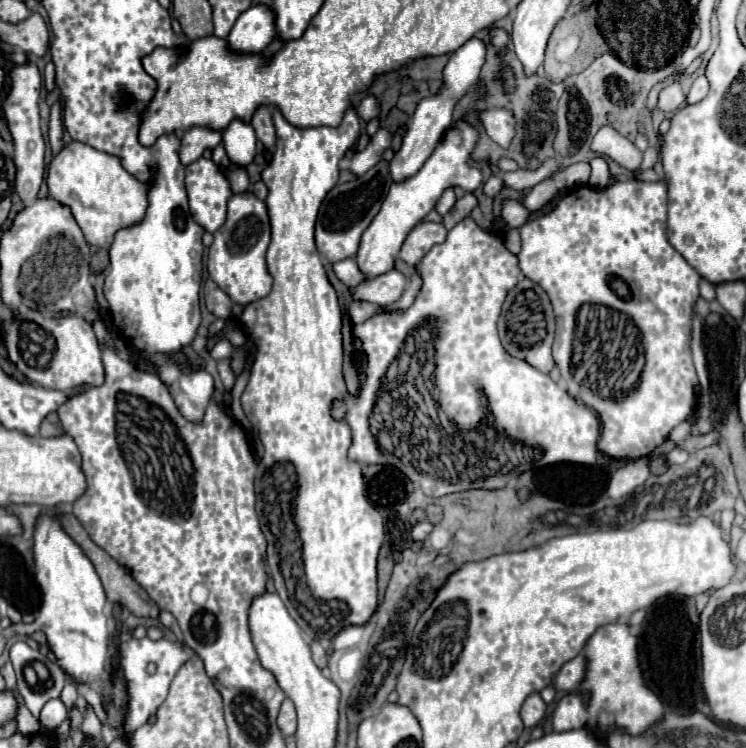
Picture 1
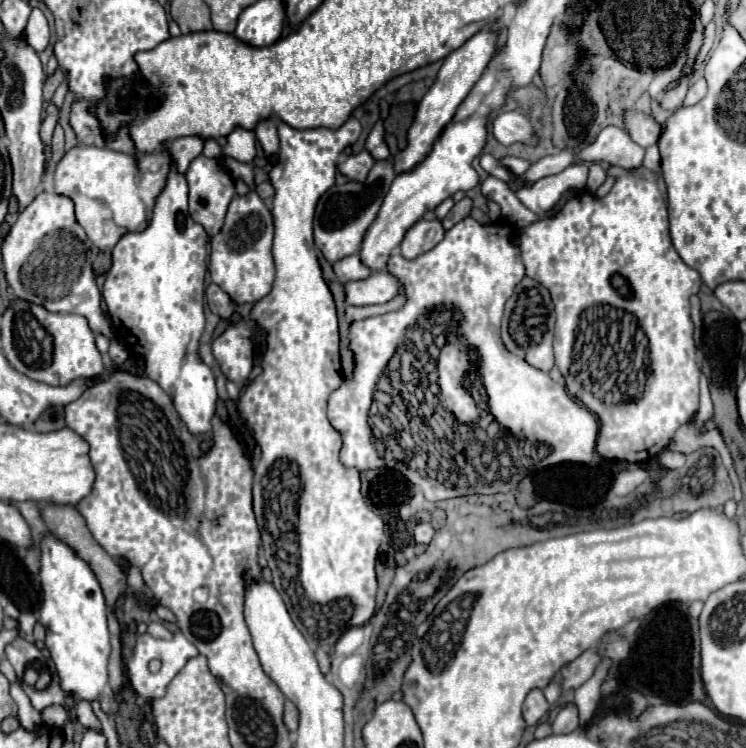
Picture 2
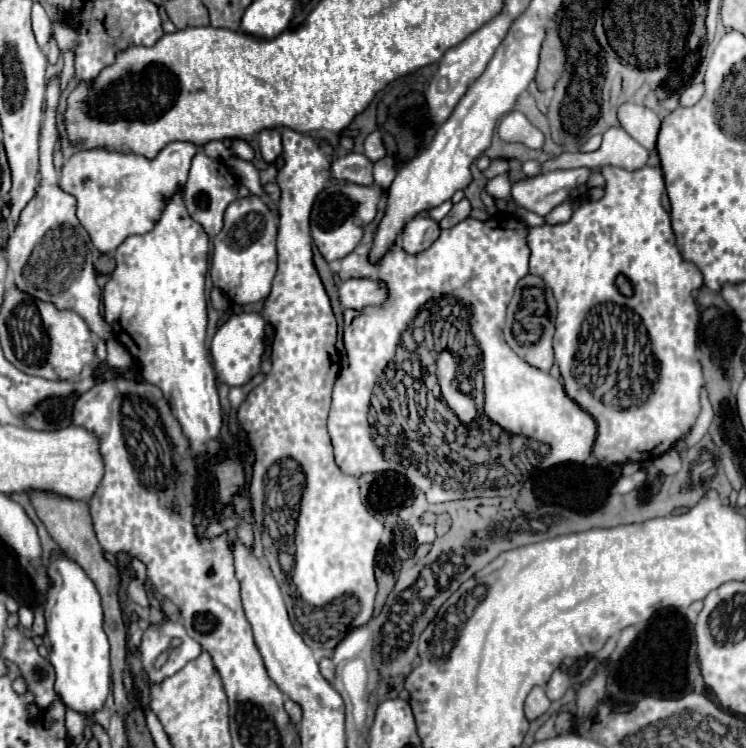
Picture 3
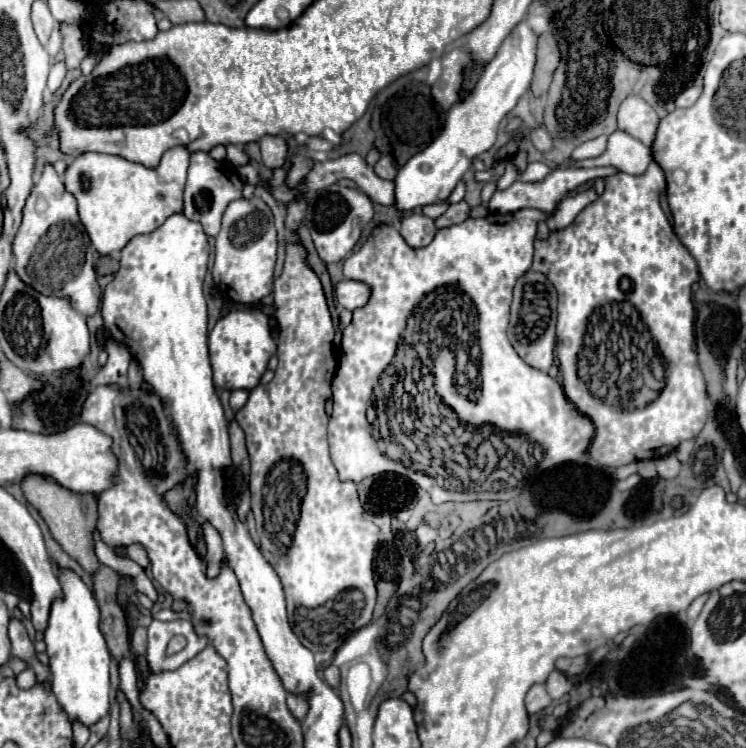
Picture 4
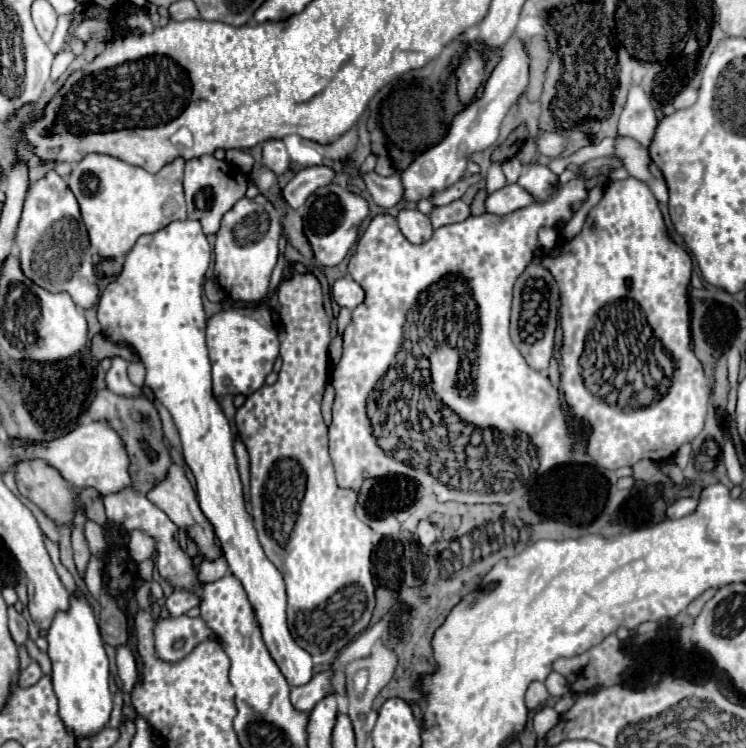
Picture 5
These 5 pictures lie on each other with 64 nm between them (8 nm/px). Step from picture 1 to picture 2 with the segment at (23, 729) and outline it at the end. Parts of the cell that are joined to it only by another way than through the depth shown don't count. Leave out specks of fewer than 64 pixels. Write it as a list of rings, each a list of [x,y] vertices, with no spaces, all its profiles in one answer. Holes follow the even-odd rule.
[[[18,682],[12,684],[10,696],[12,696],[14,702],[18,704],[18,720],[20,720],[22,728],[24,728],[24,730],[30,730],[30,732],[36,730],[36,728],[40,726],[40,712],[32,708],[28,696],[22,692],[22,688],[20,688]]]

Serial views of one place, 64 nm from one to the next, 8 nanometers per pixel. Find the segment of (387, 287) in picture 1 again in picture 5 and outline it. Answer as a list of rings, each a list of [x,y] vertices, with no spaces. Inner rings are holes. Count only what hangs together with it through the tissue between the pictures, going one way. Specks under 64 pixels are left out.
[[[344,276],[344,278],[334,282],[332,296],[334,296],[334,300],[340,306],[350,308],[350,310],[354,310],[358,304],[364,302],[364,290],[362,290],[362,286],[358,282],[354,282],[350,276]]]

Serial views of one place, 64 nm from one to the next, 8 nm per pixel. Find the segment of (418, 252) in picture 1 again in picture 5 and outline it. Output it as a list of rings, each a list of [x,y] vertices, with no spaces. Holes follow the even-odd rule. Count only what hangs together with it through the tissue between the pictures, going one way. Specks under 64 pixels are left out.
[[[404,208],[398,214],[398,226],[402,230],[402,234],[406,236],[408,242],[412,244],[424,244],[432,238],[432,222],[426,214],[422,214],[416,208]]]

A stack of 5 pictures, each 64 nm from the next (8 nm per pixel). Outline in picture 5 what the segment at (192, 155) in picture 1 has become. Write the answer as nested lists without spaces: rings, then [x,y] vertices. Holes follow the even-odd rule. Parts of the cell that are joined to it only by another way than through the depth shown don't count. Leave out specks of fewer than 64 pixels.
[[[86,154],[78,164],[74,164],[66,182],[80,204],[90,244],[102,258],[126,256],[142,234],[152,234],[172,220],[186,218],[182,192],[184,164],[184,158],[176,158],[156,174],[148,174],[144,168],[108,154]]]

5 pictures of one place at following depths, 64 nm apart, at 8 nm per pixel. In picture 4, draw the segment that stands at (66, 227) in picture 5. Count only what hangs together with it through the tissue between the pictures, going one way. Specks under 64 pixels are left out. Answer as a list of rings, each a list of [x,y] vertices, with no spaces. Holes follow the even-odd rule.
[[[44,164],[44,172],[26,200],[22,224],[12,242],[14,270],[18,278],[44,296],[68,298],[74,310],[90,318],[98,312],[102,296],[102,290],[96,282],[92,252],[90,238],[82,222],[78,222],[76,198],[66,192],[62,176],[56,174],[54,166]]]

